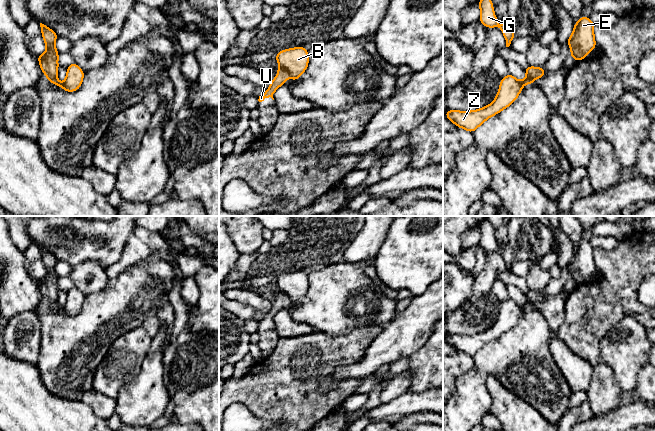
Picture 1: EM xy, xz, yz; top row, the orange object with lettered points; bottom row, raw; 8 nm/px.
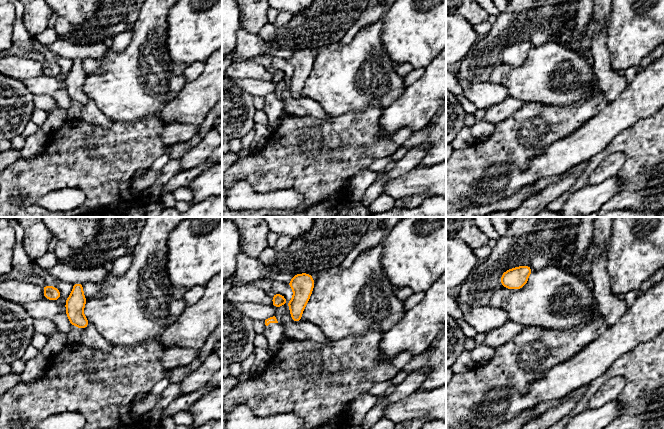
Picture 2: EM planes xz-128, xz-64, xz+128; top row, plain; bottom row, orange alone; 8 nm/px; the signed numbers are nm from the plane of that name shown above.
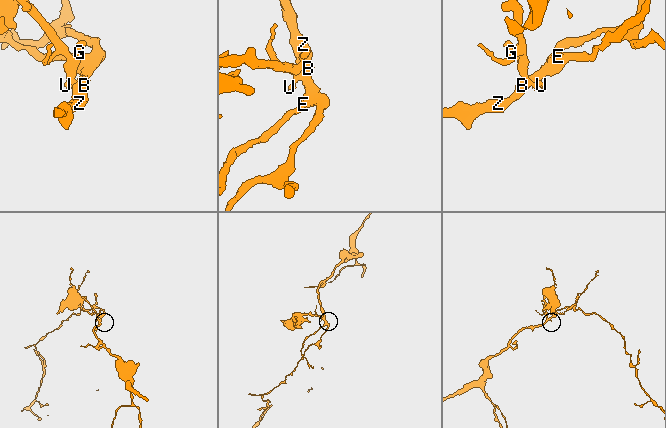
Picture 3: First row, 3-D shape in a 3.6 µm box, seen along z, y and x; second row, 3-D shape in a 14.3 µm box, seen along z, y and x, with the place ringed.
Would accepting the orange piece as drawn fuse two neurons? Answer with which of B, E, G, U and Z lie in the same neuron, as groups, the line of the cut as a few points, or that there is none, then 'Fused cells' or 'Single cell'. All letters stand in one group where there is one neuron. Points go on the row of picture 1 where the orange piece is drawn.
Groups: B E Z / G U. Split along xz (281, 67), (289, 74). Fused cells

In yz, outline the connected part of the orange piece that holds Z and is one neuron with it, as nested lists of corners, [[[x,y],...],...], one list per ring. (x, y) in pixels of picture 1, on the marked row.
[[[527,66],[527,74],[523,81],[517,80],[512,74],[501,78],[499,91],[494,101],[484,108],[473,111],[446,110],[445,116],[459,128],[473,133],[489,117],[500,113],[503,109],[510,106],[519,96],[524,84],[527,81],[533,81],[536,78],[544,77],[547,73],[543,67]]]

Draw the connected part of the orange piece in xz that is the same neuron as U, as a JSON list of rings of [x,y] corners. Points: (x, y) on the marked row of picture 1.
[[[275,68],[278,71],[275,79],[271,79],[271,84],[266,92],[259,96],[258,101],[262,102],[265,98],[271,97],[273,100],[274,92],[283,84],[286,84],[288,80],[285,78],[289,75],[288,71],[284,68]]]

